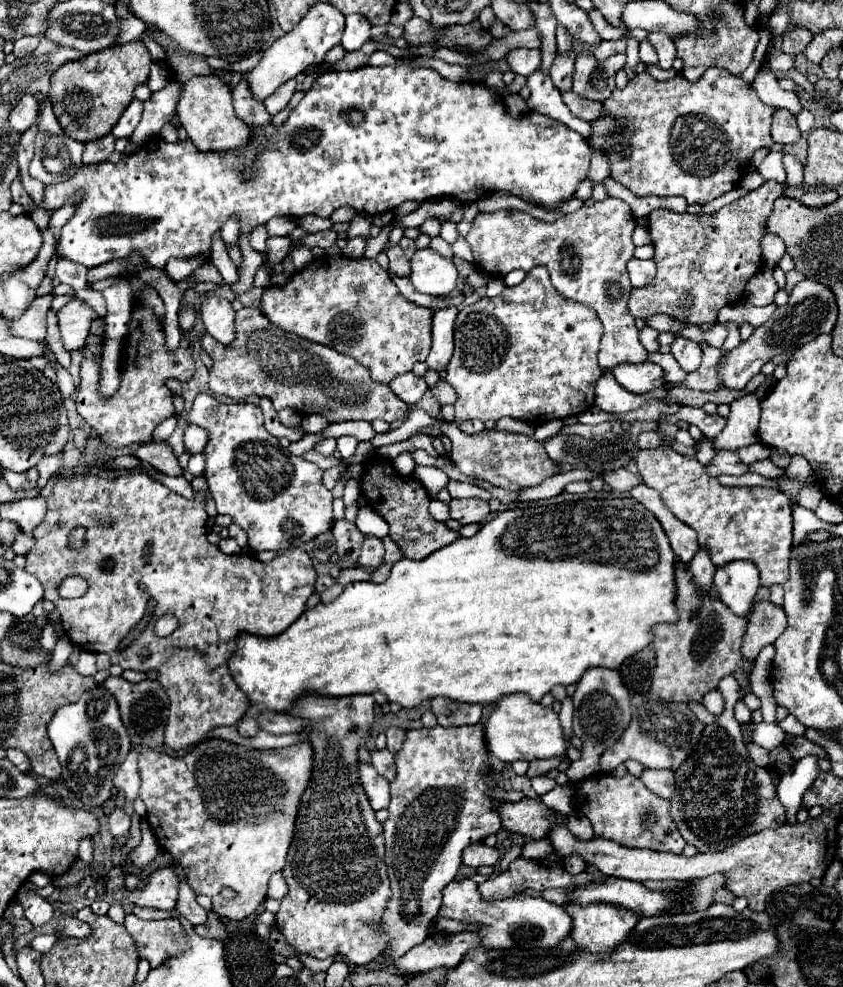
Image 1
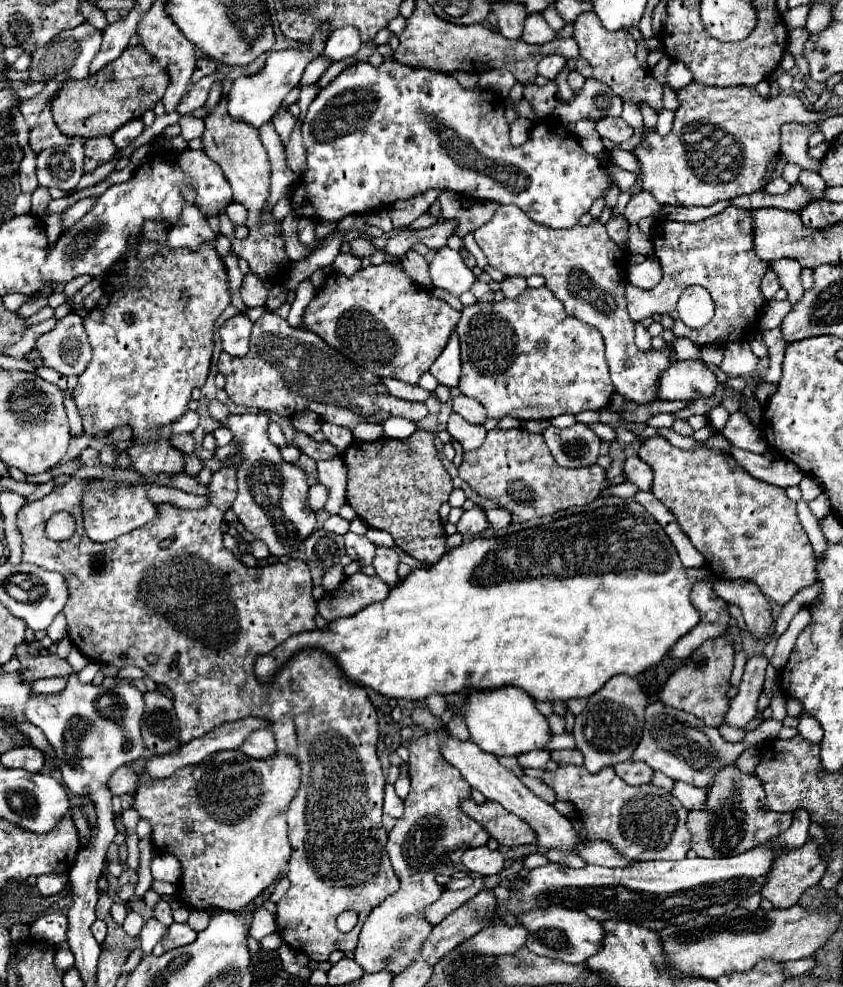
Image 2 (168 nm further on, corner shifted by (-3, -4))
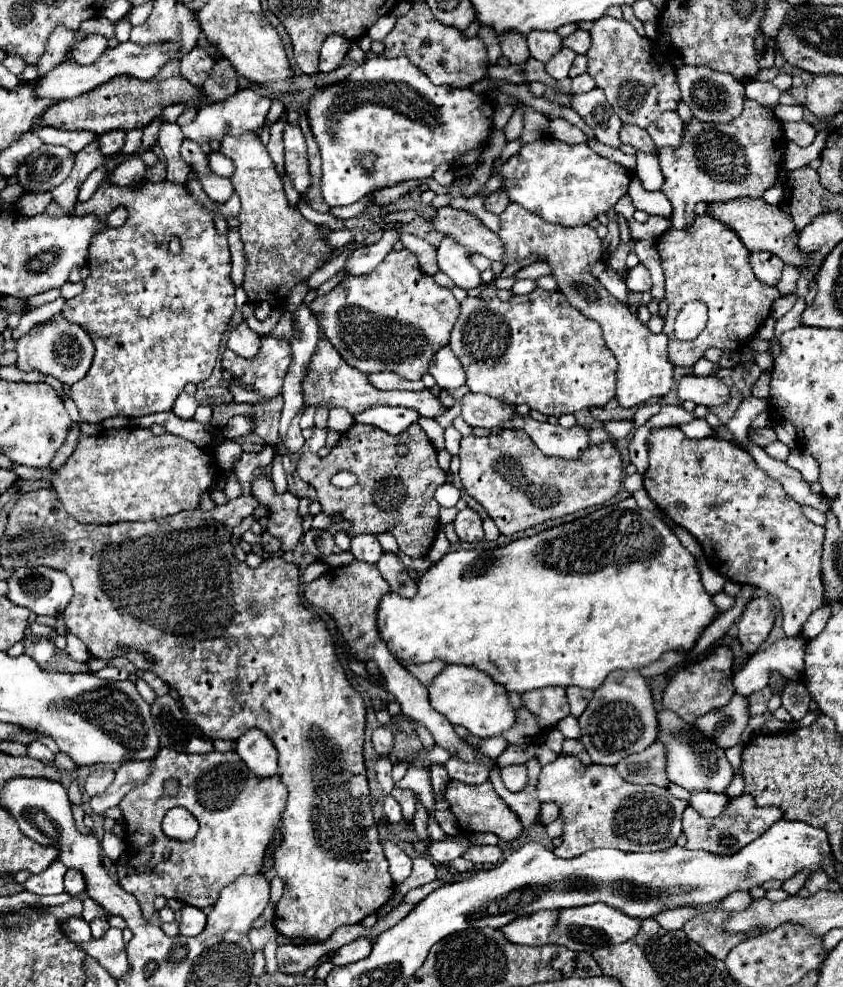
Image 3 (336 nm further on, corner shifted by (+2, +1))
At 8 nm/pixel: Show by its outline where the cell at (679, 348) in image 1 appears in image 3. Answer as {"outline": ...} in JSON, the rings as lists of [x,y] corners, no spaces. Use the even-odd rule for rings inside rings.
{"outline":[[[714,373],[710,375],[684,375],[678,381],[678,397],[682,401],[692,401],[696,405],[722,405],[730,399],[730,387],[722,383],[722,379]]]}

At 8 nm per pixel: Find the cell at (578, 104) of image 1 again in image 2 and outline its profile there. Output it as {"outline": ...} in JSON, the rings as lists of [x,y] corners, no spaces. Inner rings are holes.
{"outline":[[[603,118],[597,124],[597,132],[601,138],[609,138],[613,142],[625,142],[631,138],[633,128],[623,118]]]}

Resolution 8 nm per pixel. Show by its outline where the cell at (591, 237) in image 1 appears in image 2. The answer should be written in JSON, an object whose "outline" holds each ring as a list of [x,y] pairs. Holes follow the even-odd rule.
{"outline":[[[501,206],[485,226],[475,230],[475,240],[493,268],[507,276],[543,276],[547,288],[565,304],[571,316],[603,334],[617,394],[635,404],[657,400],[659,378],[671,366],[671,360],[663,350],[639,350],[635,346],[635,322],[631,322],[625,302],[625,268],[629,256],[607,236],[599,220],[589,226],[553,230],[533,222],[517,206]]]}

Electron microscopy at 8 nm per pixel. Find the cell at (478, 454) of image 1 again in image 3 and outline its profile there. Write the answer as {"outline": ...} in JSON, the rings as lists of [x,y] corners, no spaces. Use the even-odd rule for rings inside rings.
{"outline":[[[504,429],[498,435],[488,437],[474,437],[468,435],[460,443],[460,479],[470,497],[474,497],[494,519],[502,535],[512,535],[516,531],[524,531],[532,525],[538,525],[552,517],[562,517],[568,513],[574,513],[578,509],[586,509],[590,505],[604,503],[612,499],[622,483],[622,459],[612,443],[602,445],[590,445],[586,449],[586,455],[574,461],[562,461],[556,457],[546,457],[534,441],[522,431],[522,429]]]}

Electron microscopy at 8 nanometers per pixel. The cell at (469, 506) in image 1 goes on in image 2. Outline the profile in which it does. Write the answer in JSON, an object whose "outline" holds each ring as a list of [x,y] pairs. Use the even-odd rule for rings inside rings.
{"outline":[[[475,506],[475,508],[463,512],[463,516],[461,516],[459,524],[457,524],[457,532],[461,532],[461,534],[479,534],[487,526],[489,524],[487,524],[485,512],[479,506]]]}

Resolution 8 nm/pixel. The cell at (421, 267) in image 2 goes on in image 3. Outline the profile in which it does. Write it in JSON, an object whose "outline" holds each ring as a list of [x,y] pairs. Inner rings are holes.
{"outline":[[[400,231],[400,241],[404,243],[404,247],[408,251],[412,251],[418,259],[418,265],[422,269],[422,273],[426,275],[434,275],[438,271],[438,265],[436,265],[436,249],[424,241],[424,239],[416,239],[414,235],[408,235],[404,231]]]}

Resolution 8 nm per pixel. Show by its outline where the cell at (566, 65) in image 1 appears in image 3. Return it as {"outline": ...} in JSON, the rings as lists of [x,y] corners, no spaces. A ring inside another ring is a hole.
{"outline":[[[586,73],[572,79],[572,93],[586,93],[586,91],[590,91],[594,87],[596,87],[594,81],[590,81],[590,75],[586,75]]]}

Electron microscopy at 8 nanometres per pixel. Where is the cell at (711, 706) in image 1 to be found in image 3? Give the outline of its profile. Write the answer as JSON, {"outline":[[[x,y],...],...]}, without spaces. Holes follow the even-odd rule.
{"outline":[[[786,637],[766,649],[760,649],[738,673],[734,673],[734,691],[748,697],[764,689],[772,671],[778,671],[786,679],[798,681],[804,669],[804,645],[804,637]]]}

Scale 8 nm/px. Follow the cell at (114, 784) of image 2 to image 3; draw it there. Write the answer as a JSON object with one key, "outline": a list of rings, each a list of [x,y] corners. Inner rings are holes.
{"outline":[[[96,769],[86,777],[86,785],[84,791],[88,797],[100,795],[106,791],[106,787],[114,781],[114,771],[112,769]]]}

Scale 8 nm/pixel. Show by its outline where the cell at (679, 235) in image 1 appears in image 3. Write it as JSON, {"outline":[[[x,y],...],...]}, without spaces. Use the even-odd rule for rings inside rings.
{"outline":[[[710,213],[696,217],[688,229],[668,227],[662,237],[658,237],[656,247],[666,277],[668,317],[664,323],[664,335],[670,339],[668,357],[674,365],[692,367],[708,347],[740,349],[746,343],[746,337],[758,331],[770,315],[772,303],[780,297],[776,287],[762,285],[754,277],[750,267],[750,251],[742,245],[740,237],[736,237],[728,225]],[[692,299],[700,299],[708,305],[708,325],[696,339],[680,341],[672,335],[674,319],[678,309]]]}

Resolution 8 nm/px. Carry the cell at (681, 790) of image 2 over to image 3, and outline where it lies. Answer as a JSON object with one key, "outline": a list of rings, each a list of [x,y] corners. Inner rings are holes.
{"outline":[[[692,791],[690,793],[690,807],[694,807],[702,817],[716,817],[722,813],[728,795],[724,793],[710,793],[710,791]]]}

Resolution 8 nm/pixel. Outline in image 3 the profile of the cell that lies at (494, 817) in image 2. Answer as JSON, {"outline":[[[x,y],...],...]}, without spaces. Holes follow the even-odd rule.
{"outline":[[[450,781],[448,791],[446,791],[446,799],[452,807],[452,813],[458,819],[460,829],[466,833],[494,833],[498,835],[502,841],[514,841],[522,835],[524,827],[522,821],[512,813],[512,809],[502,801],[502,797],[494,791],[492,783],[486,781],[482,785],[464,785],[460,781]]]}

